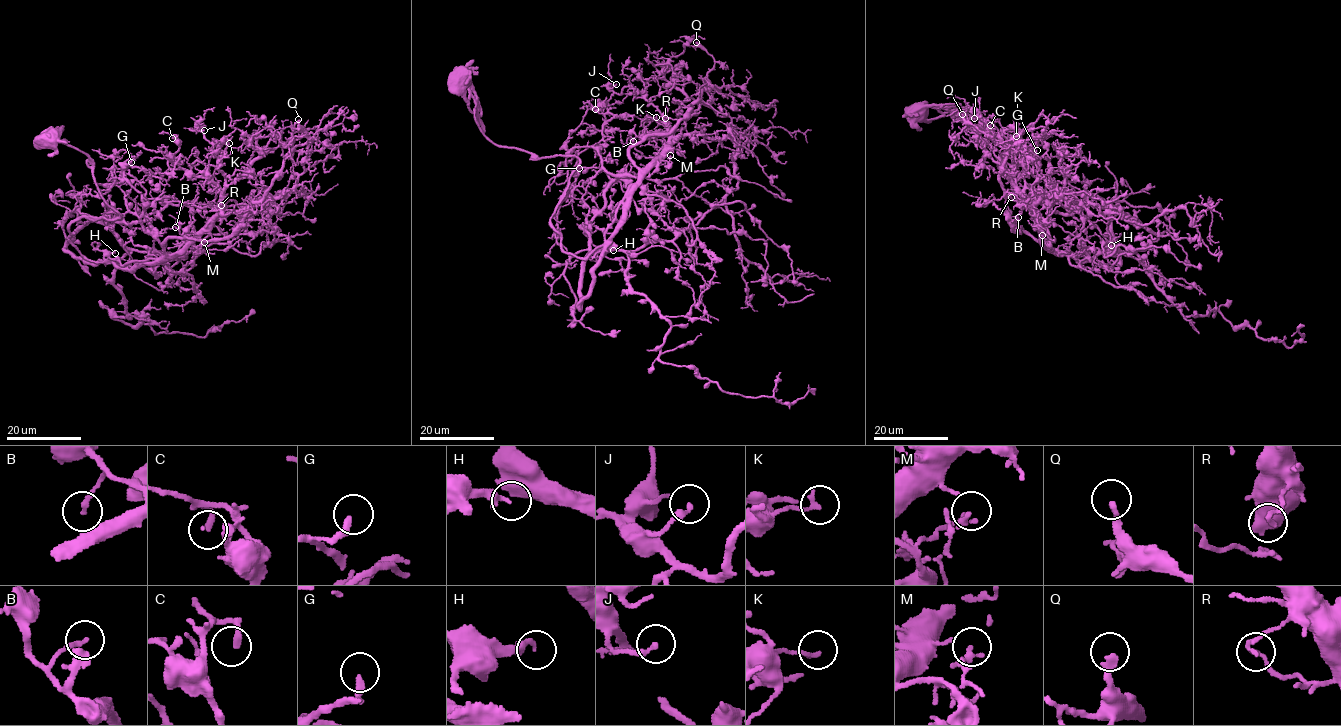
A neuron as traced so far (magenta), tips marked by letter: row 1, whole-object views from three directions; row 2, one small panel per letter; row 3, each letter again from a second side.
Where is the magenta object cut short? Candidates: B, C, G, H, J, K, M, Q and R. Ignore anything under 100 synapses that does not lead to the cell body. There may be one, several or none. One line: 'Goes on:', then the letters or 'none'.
Goes on: none

